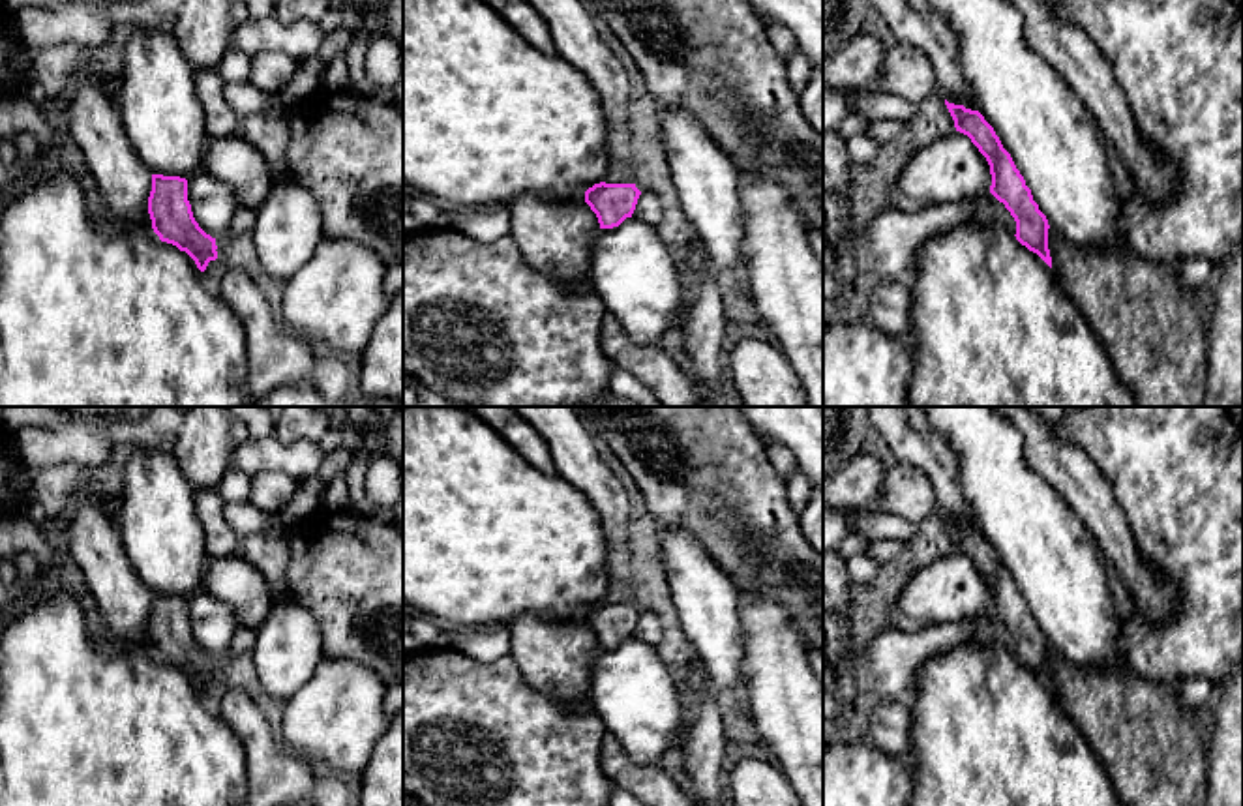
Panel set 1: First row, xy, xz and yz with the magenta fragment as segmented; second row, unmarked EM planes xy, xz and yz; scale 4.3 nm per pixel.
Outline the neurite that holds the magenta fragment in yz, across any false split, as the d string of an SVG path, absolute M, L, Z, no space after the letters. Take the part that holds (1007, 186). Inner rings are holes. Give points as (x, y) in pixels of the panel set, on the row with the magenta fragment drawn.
M945 99L954 120L956 131L967 135L979 152L986 157L992 174L990 193L1005 204L1016 221L1016 240L1037 253L1050 268L1048 219L1033 201L1031 189L1016 169L1011 154L1003 148L994 127L979 111L954 105Z

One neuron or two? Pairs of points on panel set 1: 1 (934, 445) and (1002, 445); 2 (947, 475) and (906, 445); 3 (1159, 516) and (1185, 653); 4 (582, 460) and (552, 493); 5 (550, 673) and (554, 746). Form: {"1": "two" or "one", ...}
{"1": "two", "2": "one", "3": "one", "4": "two", "5": "two"}

